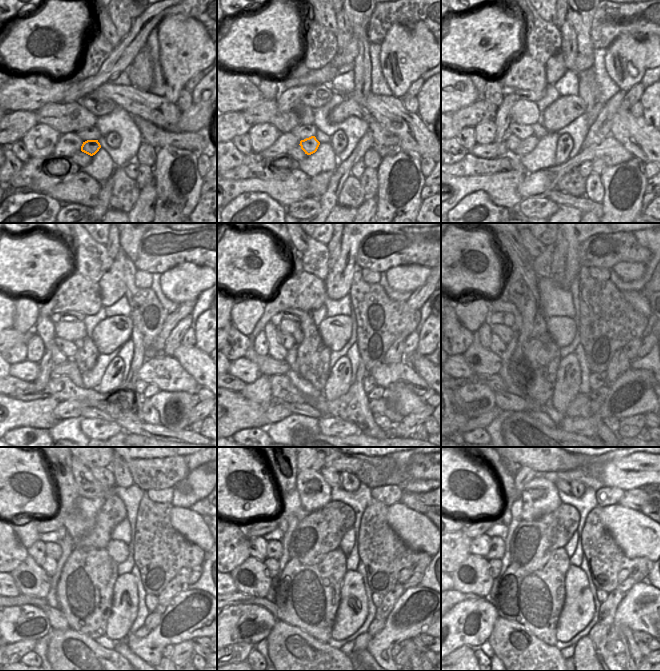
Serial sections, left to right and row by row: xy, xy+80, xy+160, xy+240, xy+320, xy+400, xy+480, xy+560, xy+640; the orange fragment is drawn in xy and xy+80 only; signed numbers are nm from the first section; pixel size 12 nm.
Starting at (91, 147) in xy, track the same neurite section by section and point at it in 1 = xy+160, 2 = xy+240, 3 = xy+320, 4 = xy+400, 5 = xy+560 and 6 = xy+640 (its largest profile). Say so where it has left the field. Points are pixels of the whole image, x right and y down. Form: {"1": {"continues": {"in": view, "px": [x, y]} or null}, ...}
{"1": {"continues": {"in": "xy+160", "px": [527, 145]}}, "2": {"continues": {"in": "xy+240", "px": [66, 368]}}, "3": {"continues": {"in": "xy+320", "px": [268, 366]}}, "4": {"continues": {"in": "xy+400", "px": [481, 360]}}, "5": {"continues": {"in": "xy+560", "px": [251, 578]}}, "6": {"continues": {"in": "xy+640", "px": [472, 576]}}}

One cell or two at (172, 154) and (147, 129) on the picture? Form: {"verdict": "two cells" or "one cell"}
{"verdict": "two cells"}

